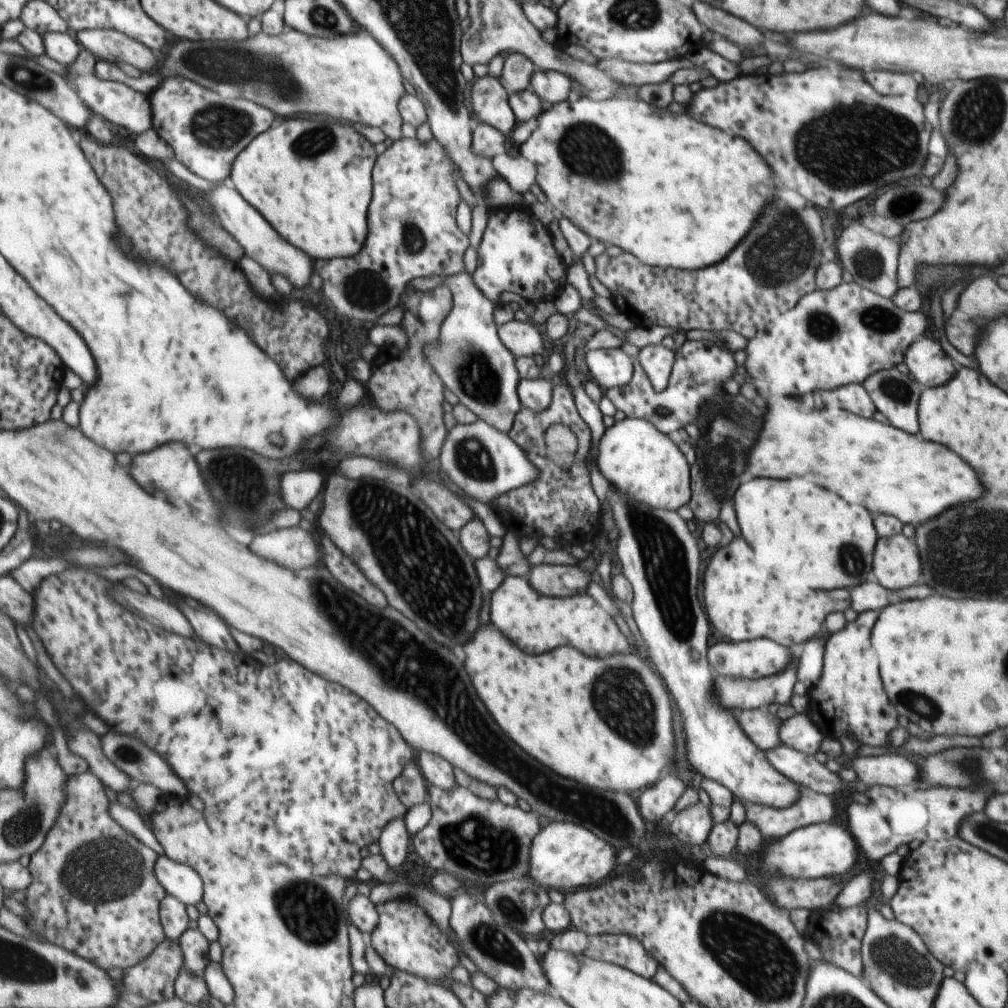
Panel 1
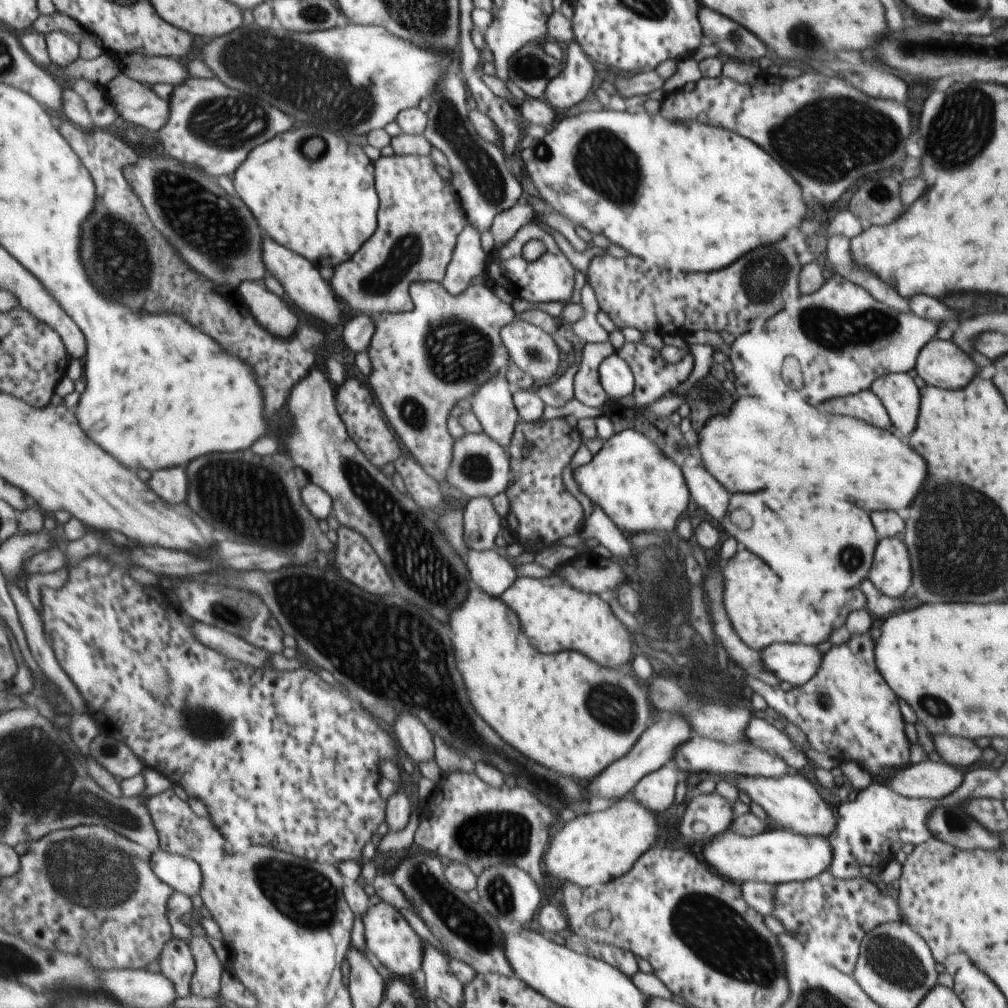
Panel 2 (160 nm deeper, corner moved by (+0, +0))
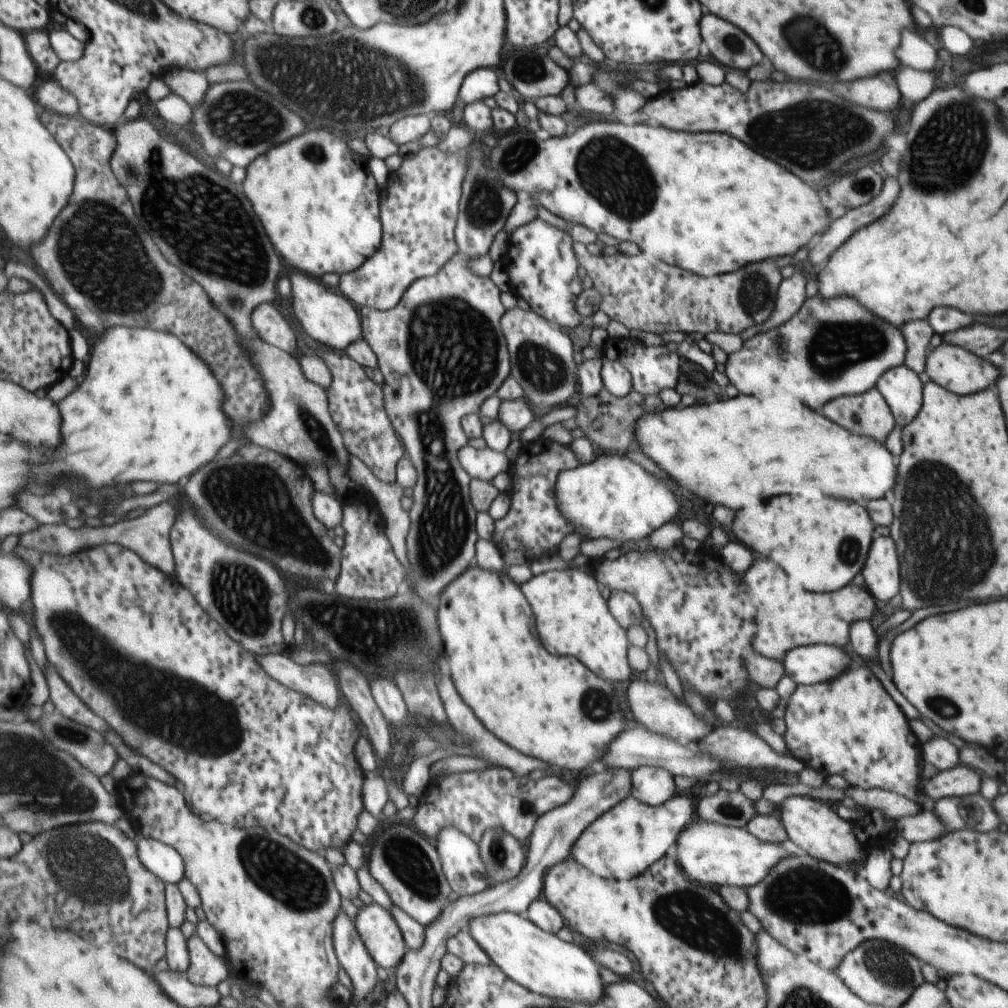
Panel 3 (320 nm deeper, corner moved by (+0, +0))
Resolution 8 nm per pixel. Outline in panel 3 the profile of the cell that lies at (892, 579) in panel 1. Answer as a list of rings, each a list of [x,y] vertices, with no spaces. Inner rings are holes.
[[[877,535],[871,543],[865,566],[861,570],[863,586],[870,589],[877,600],[887,602],[898,593],[899,564],[891,537]]]

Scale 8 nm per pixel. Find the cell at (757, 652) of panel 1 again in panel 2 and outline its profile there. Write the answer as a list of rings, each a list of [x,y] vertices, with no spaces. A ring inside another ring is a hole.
[[[774,643],[759,651],[763,668],[792,687],[807,683],[822,665],[819,649],[803,644]]]

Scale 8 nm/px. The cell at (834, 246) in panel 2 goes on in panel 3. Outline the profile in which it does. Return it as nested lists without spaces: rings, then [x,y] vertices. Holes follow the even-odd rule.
[[[911,320],[902,326],[903,340],[905,340],[905,356],[902,364],[910,368],[915,373],[923,372],[925,367],[925,348],[931,340],[931,326],[927,322],[921,322],[921,334],[911,334],[911,328],[917,326]]]

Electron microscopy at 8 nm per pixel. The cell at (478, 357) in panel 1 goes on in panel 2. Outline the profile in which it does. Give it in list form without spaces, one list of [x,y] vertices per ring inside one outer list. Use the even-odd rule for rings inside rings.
[[[499,372],[469,398],[471,410],[479,418],[484,432],[505,449],[511,443],[519,422],[514,397],[509,394],[507,384],[505,372]]]

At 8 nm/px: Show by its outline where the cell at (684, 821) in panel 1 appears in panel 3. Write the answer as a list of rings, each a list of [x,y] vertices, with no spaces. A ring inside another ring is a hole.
[[[719,790],[711,796],[705,794],[698,804],[698,814],[712,823],[744,828],[756,815],[753,803],[739,790]]]

